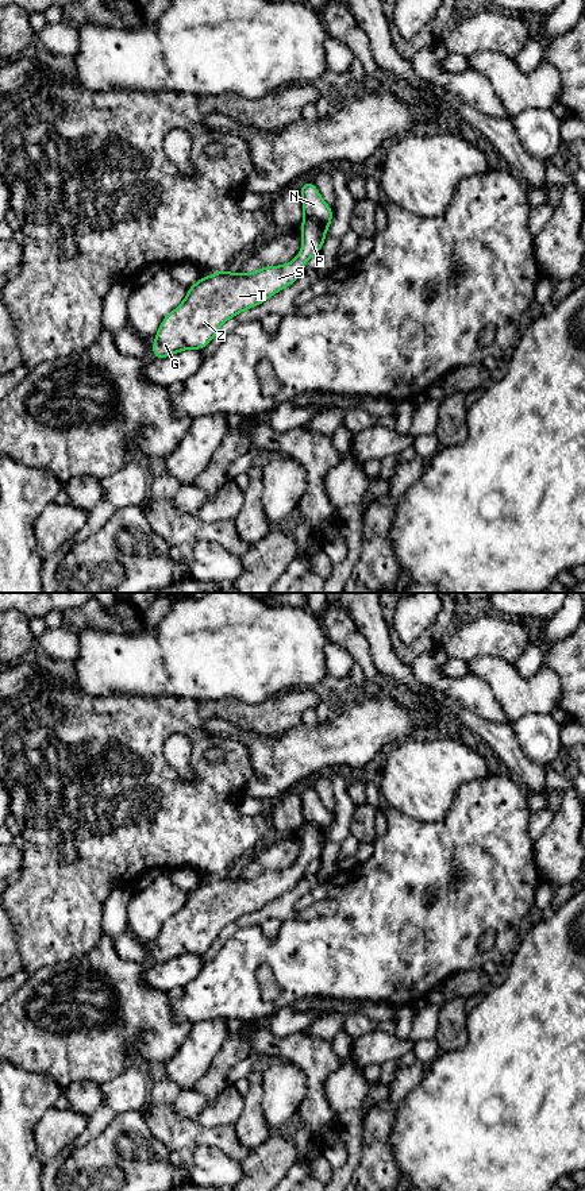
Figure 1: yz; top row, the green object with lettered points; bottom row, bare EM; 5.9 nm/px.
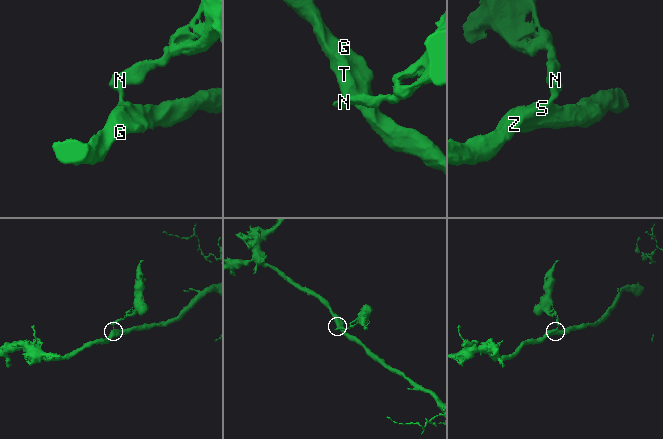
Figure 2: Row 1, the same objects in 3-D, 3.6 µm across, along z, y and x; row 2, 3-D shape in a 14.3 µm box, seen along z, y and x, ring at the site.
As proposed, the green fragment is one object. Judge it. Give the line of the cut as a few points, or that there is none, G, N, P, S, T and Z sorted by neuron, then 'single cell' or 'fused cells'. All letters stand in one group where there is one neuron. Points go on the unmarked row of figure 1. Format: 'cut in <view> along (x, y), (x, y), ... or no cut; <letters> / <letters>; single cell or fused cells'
cut in yz along (306, 821), (324, 836); G P S T Z / N; fused cells

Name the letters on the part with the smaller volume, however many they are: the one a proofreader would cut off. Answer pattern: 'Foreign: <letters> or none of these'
Foreign: N

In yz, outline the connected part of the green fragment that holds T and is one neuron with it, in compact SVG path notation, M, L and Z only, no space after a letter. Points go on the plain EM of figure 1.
M304 824L300 830L303 851L299 860L282 871L266 871L250 879L213 876L188 893L185 905L159 930L151 952L155 964L193 953L203 955L222 929L266 906L292 890L308 864L320 857L326 836Z

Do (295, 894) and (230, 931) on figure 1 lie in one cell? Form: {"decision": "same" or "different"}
{"decision": "same"}

